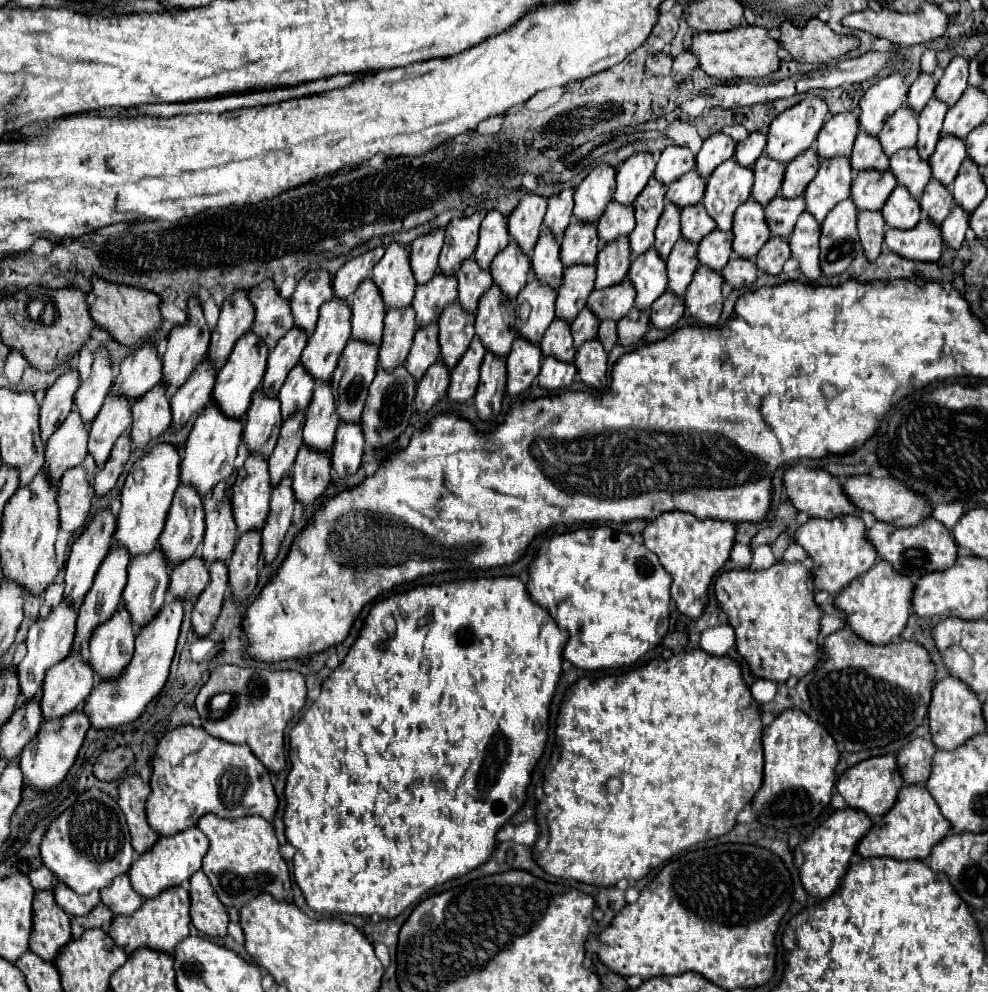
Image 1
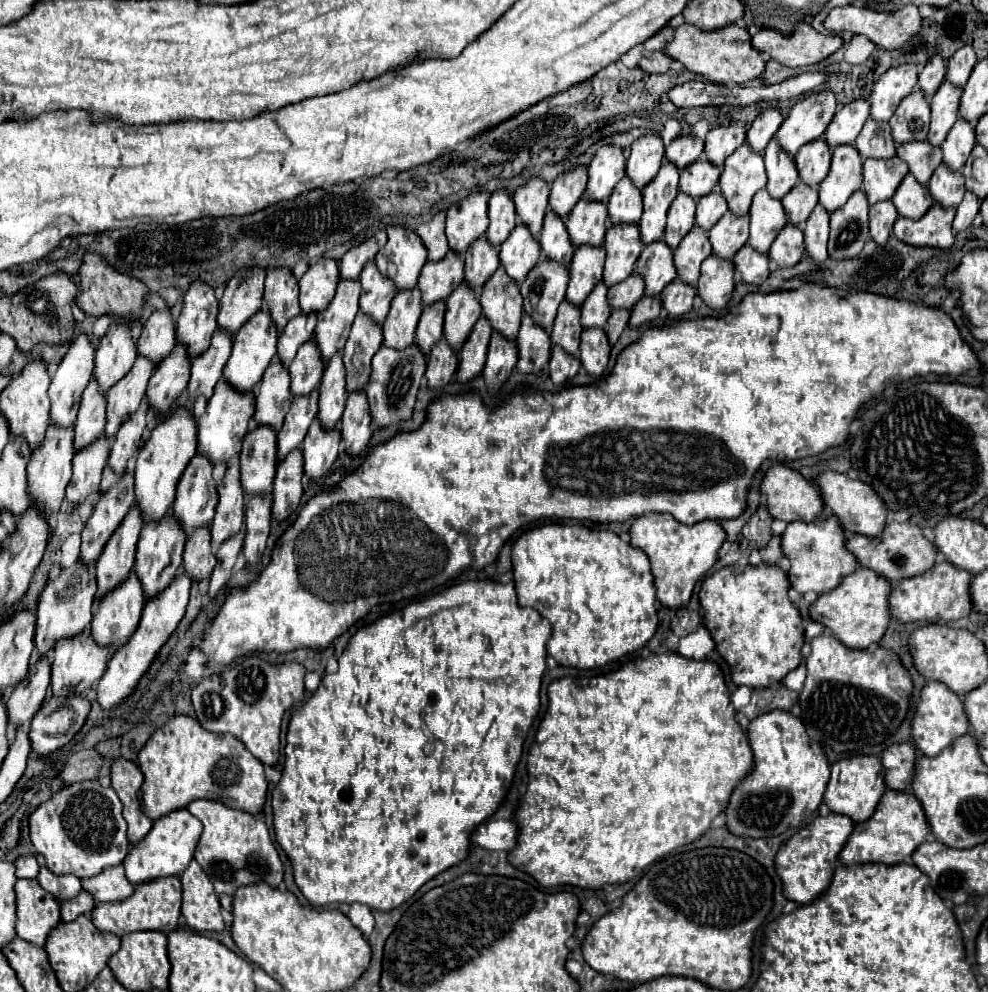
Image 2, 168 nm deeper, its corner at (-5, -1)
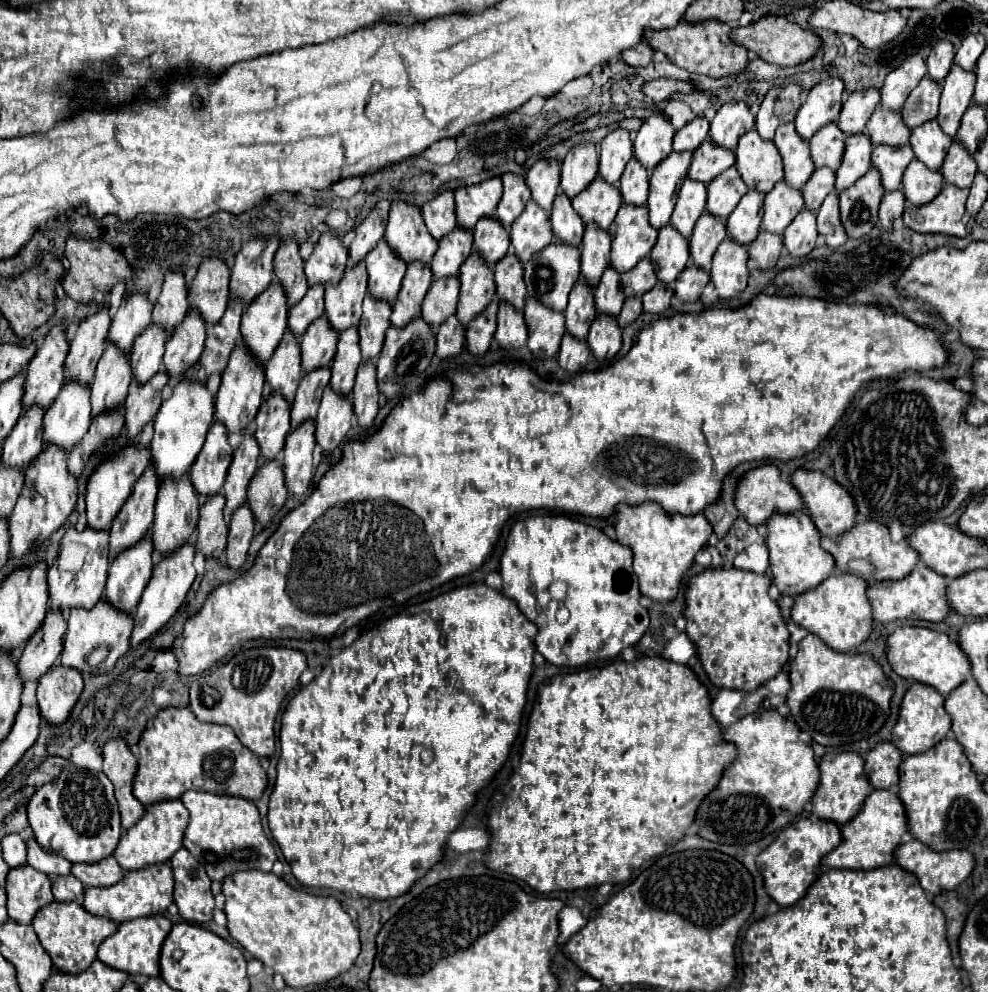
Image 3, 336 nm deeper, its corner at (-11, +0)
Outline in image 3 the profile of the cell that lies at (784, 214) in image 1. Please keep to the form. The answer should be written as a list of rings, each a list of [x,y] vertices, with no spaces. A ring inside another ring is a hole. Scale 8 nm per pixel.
[[[816,168],[816,172],[810,176],[810,180],[804,184],[802,194],[806,200],[806,208],[818,210],[824,198],[834,190],[836,172],[830,168]]]

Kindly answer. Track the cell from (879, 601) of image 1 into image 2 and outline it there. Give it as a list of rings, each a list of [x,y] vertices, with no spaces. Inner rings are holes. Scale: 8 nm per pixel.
[[[858,567],[850,577],[846,577],[834,591],[824,593],[810,609],[810,617],[824,627],[832,629],[832,633],[846,645],[854,649],[868,649],[886,635],[886,629],[892,621],[890,613],[890,581],[878,575],[872,569]]]

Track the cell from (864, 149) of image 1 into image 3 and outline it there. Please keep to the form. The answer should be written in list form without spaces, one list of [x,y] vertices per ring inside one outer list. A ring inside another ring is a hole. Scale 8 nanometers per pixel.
[[[878,104],[872,118],[866,124],[868,136],[872,144],[888,144],[888,146],[904,146],[910,138],[910,128],[904,124],[902,114],[884,108]]]

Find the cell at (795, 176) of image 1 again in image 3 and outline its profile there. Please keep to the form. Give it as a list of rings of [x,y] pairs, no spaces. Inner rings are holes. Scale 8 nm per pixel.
[[[834,122],[820,128],[820,132],[816,132],[810,140],[810,154],[816,168],[828,166],[838,170],[844,154],[844,132]]]

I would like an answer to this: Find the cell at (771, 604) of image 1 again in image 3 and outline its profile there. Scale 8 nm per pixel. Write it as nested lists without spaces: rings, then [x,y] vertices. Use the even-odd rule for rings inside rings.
[[[708,568],[688,578],[684,590],[684,632],[694,642],[698,660],[716,688],[752,692],[786,666],[790,634],[778,604],[768,596],[770,584],[766,574],[738,568]]]

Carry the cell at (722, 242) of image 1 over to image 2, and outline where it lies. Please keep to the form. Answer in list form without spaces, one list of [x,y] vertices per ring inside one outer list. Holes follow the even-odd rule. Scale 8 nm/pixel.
[[[726,213],[710,231],[708,231],[712,253],[722,259],[732,259],[740,247],[748,241],[748,215],[746,217],[730,217]]]

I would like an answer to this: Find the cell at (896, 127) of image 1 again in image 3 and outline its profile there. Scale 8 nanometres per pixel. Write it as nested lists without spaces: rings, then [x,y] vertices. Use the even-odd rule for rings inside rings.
[[[924,76],[920,80],[920,84],[910,92],[902,108],[902,118],[908,124],[908,128],[916,128],[938,116],[940,92],[942,92],[940,84],[936,84],[930,76]]]

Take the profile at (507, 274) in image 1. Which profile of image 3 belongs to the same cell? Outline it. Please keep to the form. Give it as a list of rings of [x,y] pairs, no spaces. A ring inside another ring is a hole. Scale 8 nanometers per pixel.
[[[530,200],[524,212],[514,220],[510,228],[510,238],[514,254],[520,258],[520,262],[528,262],[532,254],[540,252],[540,248],[544,248],[554,238],[550,212],[542,210],[534,200]]]

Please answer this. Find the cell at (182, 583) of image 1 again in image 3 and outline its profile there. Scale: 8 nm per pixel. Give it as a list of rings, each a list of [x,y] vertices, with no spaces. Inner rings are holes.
[[[208,496],[200,506],[196,548],[206,558],[220,558],[226,548],[228,522],[224,520],[224,496]]]

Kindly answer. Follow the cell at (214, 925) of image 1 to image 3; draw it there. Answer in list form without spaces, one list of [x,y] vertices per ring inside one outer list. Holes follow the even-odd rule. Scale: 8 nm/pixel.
[[[180,848],[170,858],[170,866],[174,872],[174,902],[180,916],[188,922],[210,922],[214,896],[204,866],[186,848]]]

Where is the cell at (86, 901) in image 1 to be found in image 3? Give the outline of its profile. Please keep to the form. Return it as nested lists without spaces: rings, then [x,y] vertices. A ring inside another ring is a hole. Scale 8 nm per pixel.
[[[34,836],[26,842],[26,848],[28,848],[28,864],[44,874],[48,874],[50,878],[56,878],[56,876],[68,876],[70,874],[70,862],[64,860],[60,854],[54,854],[54,852],[44,852],[38,842],[34,840]]]

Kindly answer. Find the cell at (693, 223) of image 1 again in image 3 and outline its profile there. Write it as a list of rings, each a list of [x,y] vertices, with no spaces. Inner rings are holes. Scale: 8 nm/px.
[[[732,166],[708,184],[706,208],[720,218],[728,218],[746,192],[748,192],[748,186],[740,178],[736,166]]]

